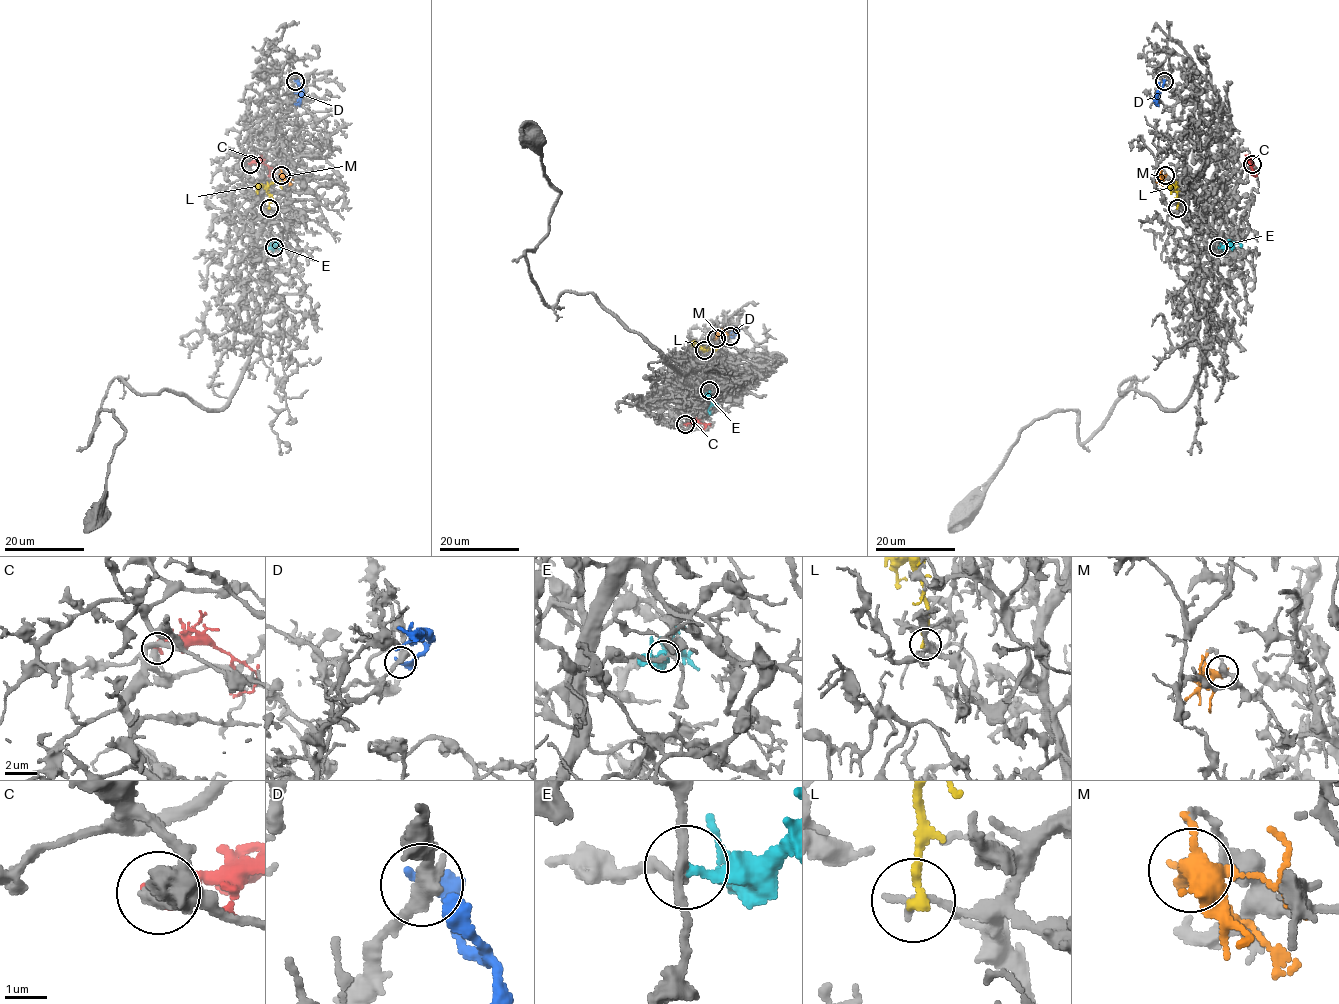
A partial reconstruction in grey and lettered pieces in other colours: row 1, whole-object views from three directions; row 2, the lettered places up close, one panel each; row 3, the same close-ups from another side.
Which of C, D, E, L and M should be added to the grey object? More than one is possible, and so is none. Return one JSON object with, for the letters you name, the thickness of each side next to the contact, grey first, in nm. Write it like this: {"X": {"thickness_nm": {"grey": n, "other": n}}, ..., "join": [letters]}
{"E": {"thickness_nm": {"grey": 200, "other": 200}}, "join": ["E"]}

